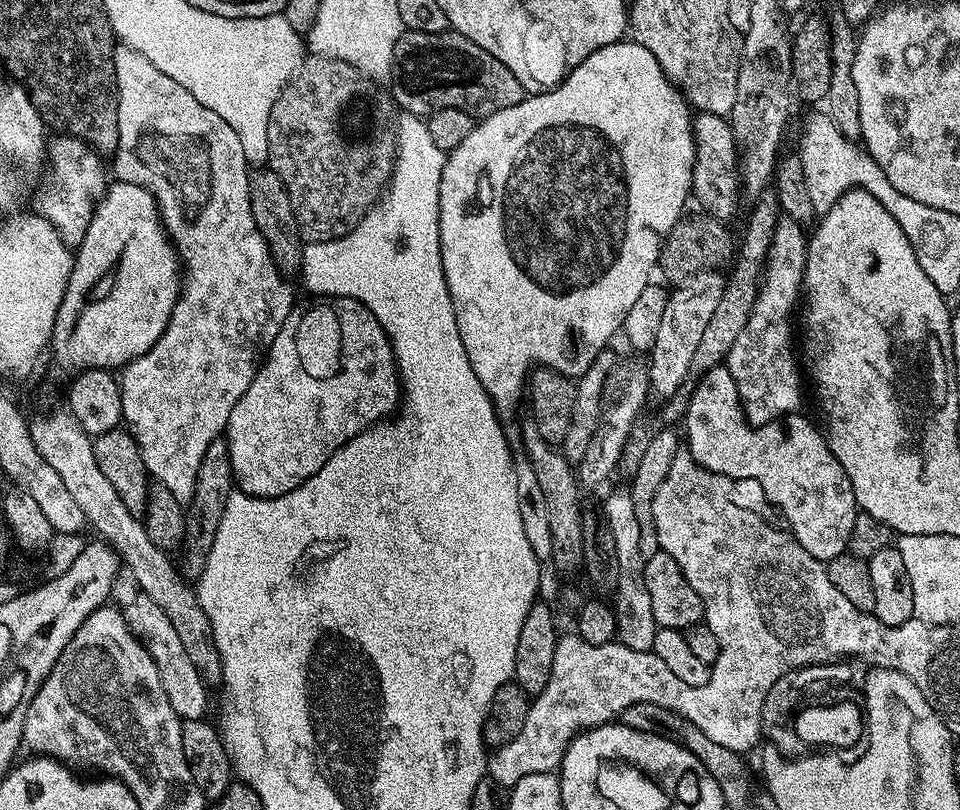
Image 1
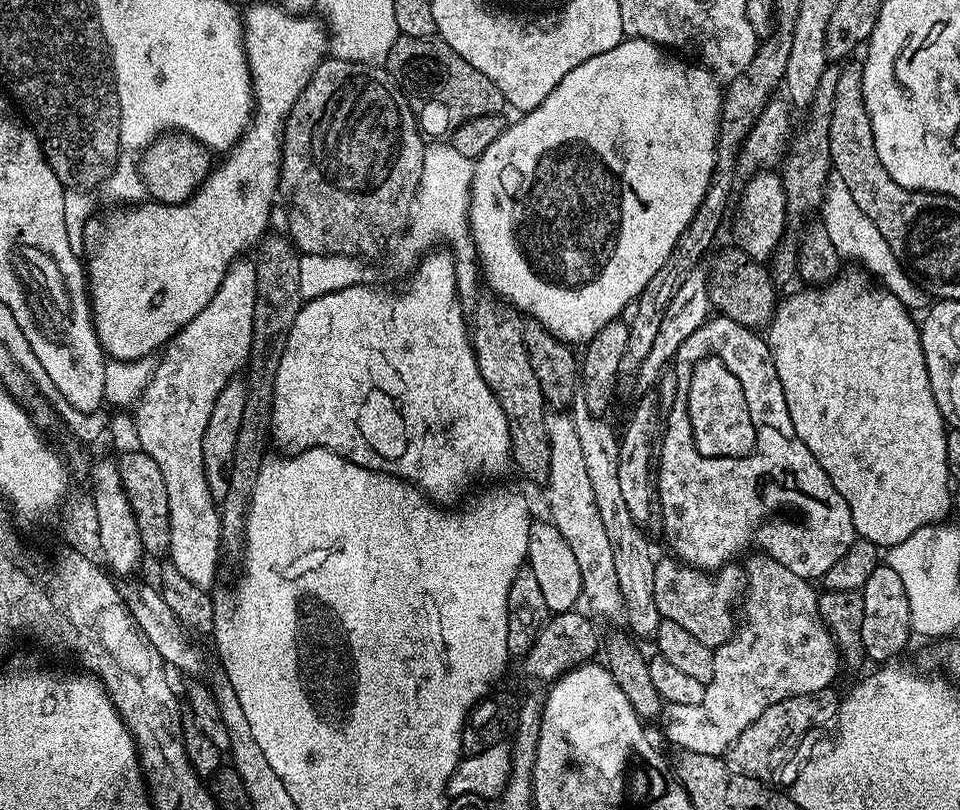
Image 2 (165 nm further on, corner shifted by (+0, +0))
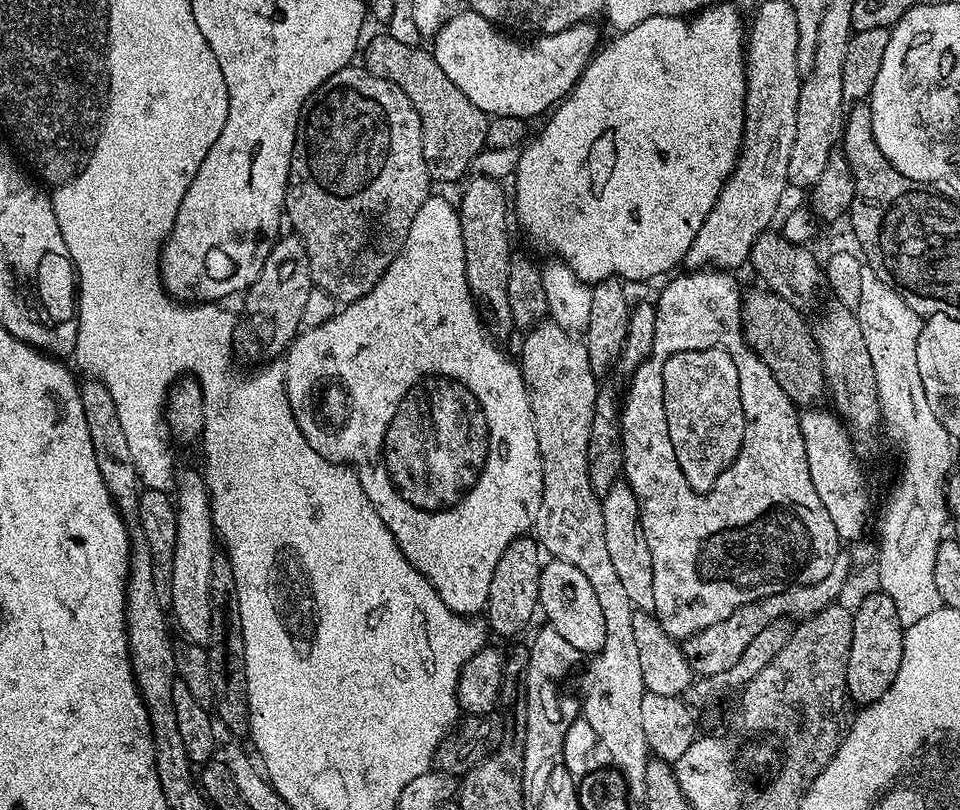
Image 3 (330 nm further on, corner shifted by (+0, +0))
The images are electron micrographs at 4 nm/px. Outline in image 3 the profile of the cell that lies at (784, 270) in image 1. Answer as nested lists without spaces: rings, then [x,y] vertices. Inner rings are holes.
[[[724,348],[679,352],[668,359],[666,366],[662,370],[662,394],[664,395],[664,405],[666,406],[666,426],[670,434],[670,442],[674,442],[674,458],[678,458],[678,466],[686,478],[686,482],[693,490],[703,493],[709,492],[714,486],[714,482],[718,482],[718,478],[722,473],[732,465],[734,458],[738,458],[740,447],[744,441],[744,415],[742,414],[742,398],[738,390],[738,366],[734,366],[734,358],[730,358],[730,354],[726,354]]]

